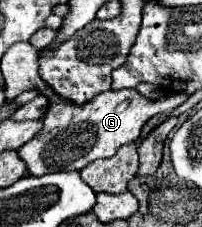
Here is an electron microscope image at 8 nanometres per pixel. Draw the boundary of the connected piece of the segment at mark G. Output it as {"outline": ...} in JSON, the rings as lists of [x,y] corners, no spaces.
{"outline":[[[110,89],[100,95],[94,95],[94,99],[90,99],[86,105],[64,101],[58,107],[50,109],[48,103],[48,111],[40,119],[44,127],[18,149],[20,159],[26,163],[28,173],[34,177],[54,171],[80,171],[96,159],[116,155],[122,145],[134,143],[150,117],[158,113],[168,113],[174,107],[182,105],[186,99],[186,95],[168,93],[162,99],[150,101],[142,97],[136,89]]]}

